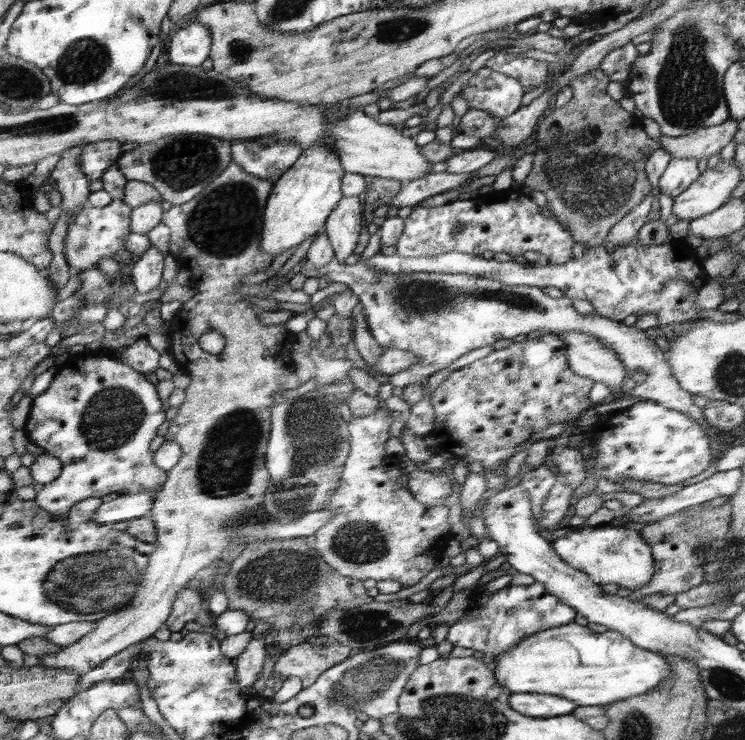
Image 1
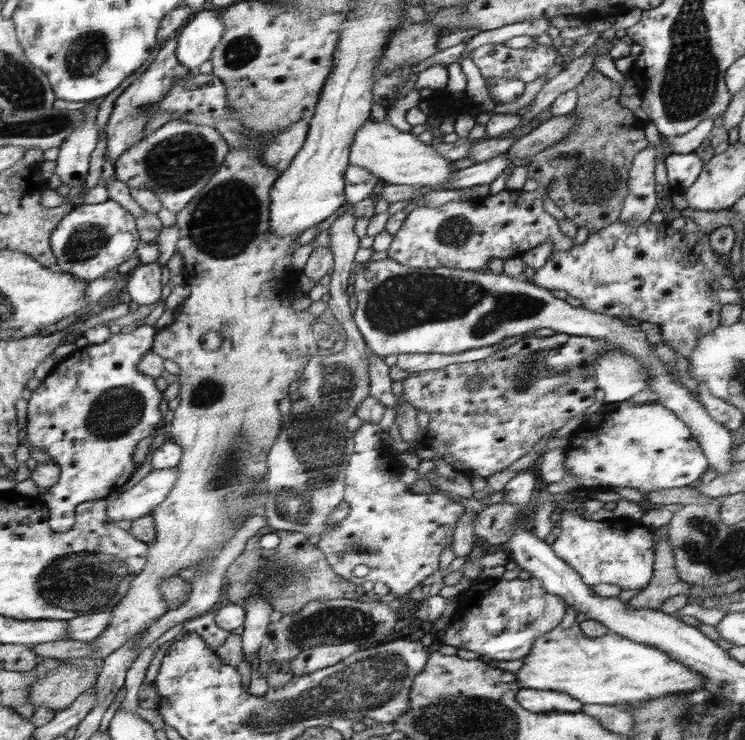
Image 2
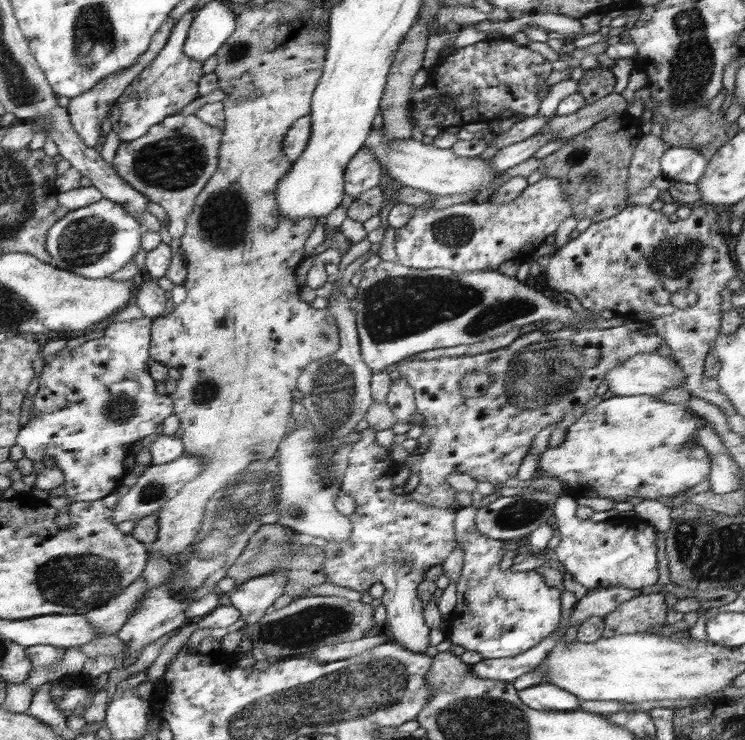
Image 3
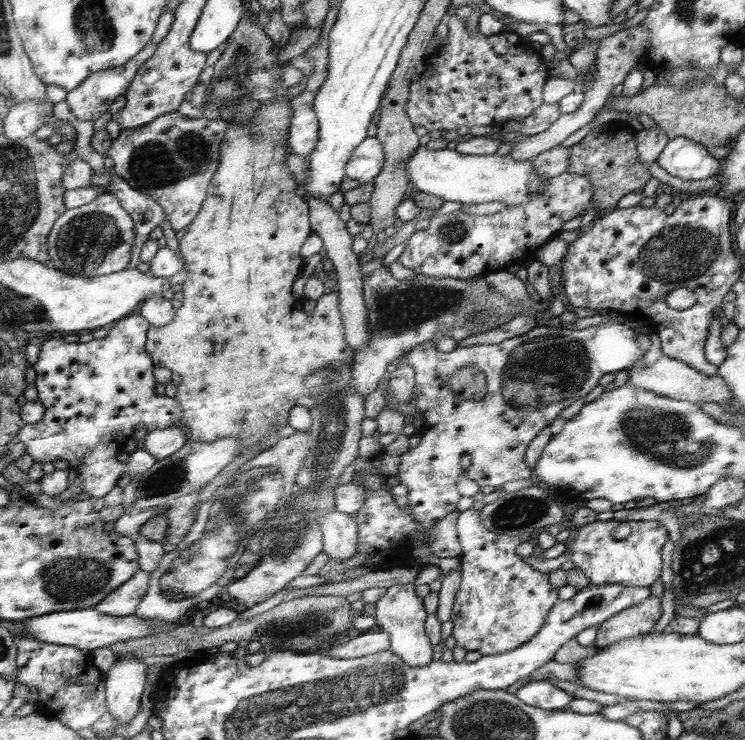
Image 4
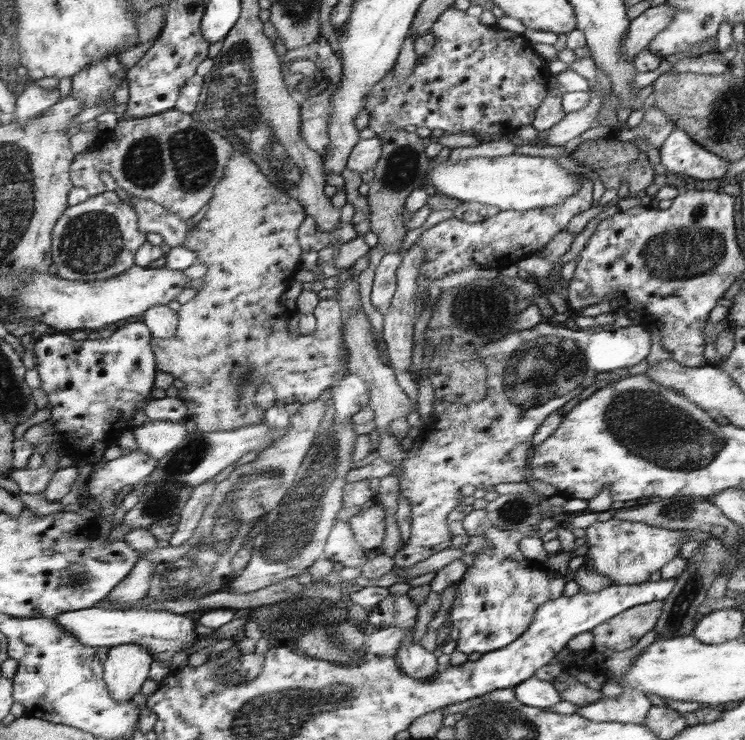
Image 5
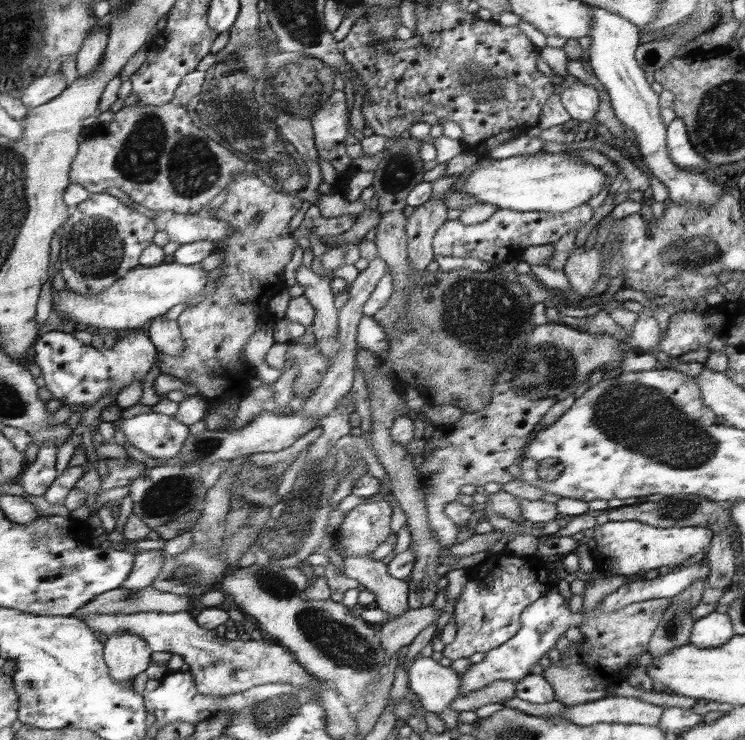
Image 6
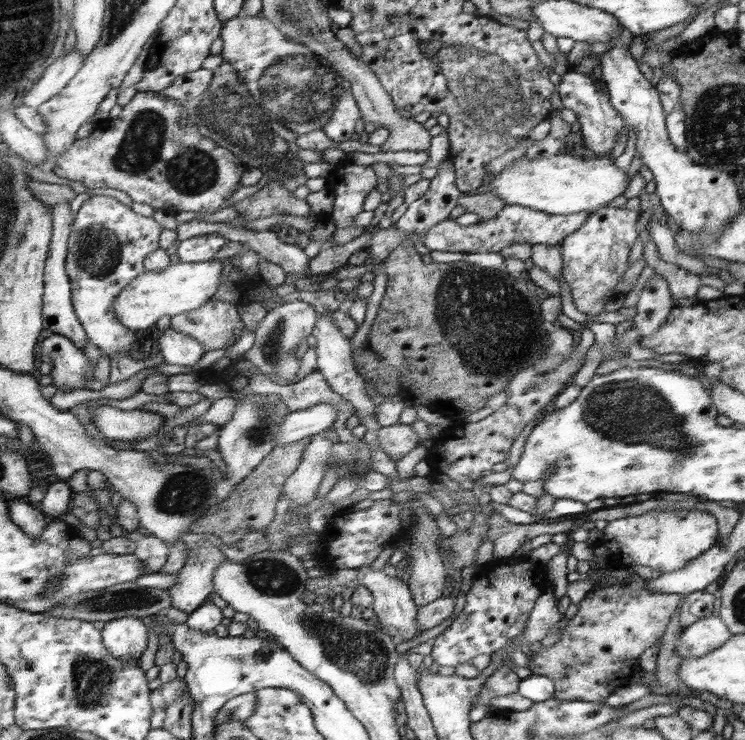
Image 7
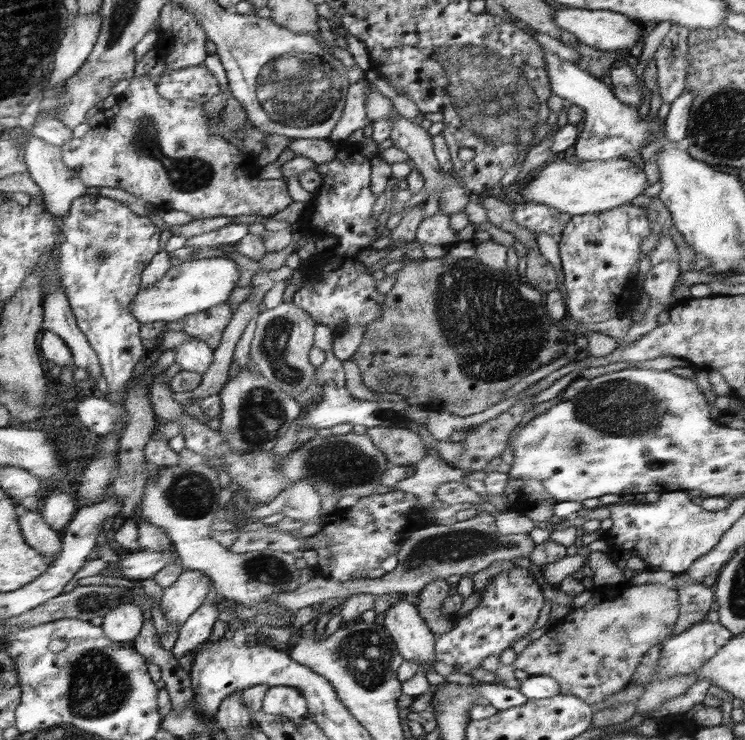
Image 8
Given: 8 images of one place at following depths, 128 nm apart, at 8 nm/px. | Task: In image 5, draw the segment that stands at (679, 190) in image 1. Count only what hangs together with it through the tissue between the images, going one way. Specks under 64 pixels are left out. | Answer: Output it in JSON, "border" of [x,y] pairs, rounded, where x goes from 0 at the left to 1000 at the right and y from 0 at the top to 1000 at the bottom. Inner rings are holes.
{"border":[[[906,174],[883,203],[886,220],[901,235],[948,245],[966,242],[977,231],[977,218],[940,199],[914,174]]]}

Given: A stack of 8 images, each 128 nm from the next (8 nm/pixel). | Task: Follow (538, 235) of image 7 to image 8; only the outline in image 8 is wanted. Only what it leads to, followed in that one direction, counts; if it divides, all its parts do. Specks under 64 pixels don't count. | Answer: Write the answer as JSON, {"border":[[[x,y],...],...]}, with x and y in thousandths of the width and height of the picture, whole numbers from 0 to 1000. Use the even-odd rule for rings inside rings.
{"border":[[[723,274],[693,276],[686,281],[689,300],[698,303],[701,308],[710,311],[714,316],[738,316],[746,319],[761,308],[761,303],[768,299],[765,289],[742,284],[738,278]],[[589,288],[564,300],[557,324],[583,332],[607,334],[616,328],[612,319],[615,312],[605,305],[604,292]]]}

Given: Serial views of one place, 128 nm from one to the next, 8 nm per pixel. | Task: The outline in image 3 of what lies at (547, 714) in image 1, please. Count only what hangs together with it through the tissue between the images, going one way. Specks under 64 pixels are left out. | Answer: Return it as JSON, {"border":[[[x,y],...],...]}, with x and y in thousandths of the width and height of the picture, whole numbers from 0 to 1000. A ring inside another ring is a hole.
{"border":[[[725,923],[698,932],[697,945],[717,959],[781,961],[779,945],[753,928],[737,923]]]}

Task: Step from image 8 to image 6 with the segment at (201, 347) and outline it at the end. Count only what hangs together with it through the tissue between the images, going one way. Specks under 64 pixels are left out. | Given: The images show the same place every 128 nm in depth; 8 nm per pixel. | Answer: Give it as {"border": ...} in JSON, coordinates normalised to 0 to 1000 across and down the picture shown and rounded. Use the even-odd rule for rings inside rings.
{"border":[[[220,426],[204,432],[204,438],[199,443],[199,454],[209,469],[211,476],[239,482],[239,480],[244,480],[250,474],[239,435],[226,432]]]}

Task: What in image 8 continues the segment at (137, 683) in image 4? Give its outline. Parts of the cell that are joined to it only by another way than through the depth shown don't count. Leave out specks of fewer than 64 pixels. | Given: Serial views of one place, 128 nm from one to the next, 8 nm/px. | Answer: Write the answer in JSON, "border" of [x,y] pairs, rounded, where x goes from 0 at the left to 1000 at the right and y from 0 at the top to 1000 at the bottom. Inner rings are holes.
{"border":[[[174,805],[161,808],[157,819],[138,835],[136,847],[149,868],[177,873],[195,843],[192,826]]]}

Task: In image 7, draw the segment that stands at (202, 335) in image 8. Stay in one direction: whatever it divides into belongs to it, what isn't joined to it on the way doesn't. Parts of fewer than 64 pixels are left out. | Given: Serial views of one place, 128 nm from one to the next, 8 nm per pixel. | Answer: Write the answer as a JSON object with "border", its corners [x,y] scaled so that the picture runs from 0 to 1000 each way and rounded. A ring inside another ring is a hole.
{"border":[[[295,405],[279,408],[279,414],[251,423],[238,424],[230,430],[228,442],[266,459],[275,477],[310,468],[329,446],[319,426],[319,411]]]}

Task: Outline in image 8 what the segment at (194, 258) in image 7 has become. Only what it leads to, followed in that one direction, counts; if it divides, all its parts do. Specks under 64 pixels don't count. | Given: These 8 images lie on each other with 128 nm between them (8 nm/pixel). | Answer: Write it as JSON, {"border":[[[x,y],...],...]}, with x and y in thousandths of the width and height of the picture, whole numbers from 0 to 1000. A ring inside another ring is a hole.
{"border":[[[311,301],[297,307],[293,311],[271,315],[266,319],[259,319],[250,326],[250,335],[258,335],[256,346],[260,347],[268,342],[271,335],[282,335],[282,332],[293,332],[293,330],[315,331],[322,327],[330,316],[334,315],[333,303]]]}

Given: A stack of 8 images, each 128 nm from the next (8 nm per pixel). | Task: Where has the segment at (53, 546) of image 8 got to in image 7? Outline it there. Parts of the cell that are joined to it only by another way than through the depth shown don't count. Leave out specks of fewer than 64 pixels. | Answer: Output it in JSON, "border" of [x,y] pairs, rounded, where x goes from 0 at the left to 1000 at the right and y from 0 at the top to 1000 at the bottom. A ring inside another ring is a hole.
{"border":[[[13,673],[12,684],[15,700],[39,723],[42,727],[52,727],[63,714],[66,704],[51,684],[36,680],[30,673]]]}

